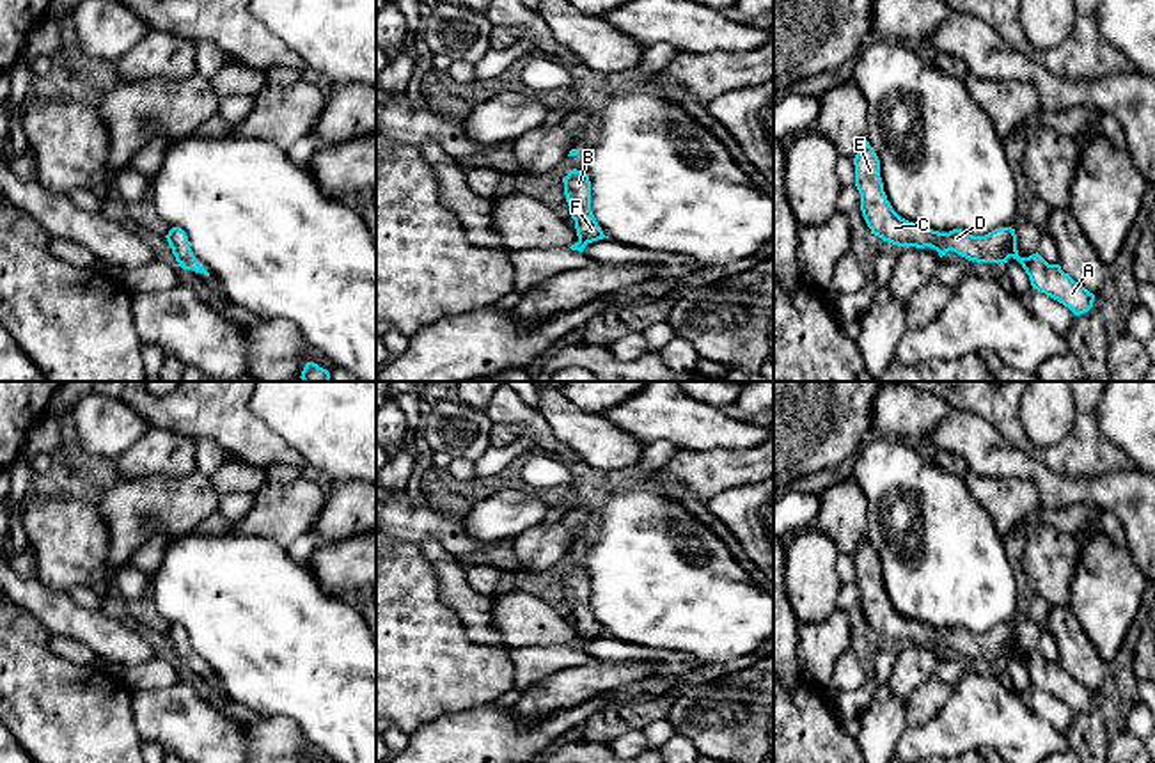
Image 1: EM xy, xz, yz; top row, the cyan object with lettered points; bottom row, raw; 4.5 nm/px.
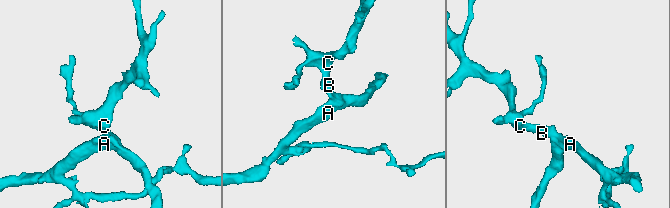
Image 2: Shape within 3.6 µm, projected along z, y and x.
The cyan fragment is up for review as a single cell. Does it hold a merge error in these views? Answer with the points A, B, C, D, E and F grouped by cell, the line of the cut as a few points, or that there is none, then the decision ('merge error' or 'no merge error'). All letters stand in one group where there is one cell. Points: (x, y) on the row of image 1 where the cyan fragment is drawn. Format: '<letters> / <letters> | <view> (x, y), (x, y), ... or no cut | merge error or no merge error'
A B C D E F | no cut | no merge error

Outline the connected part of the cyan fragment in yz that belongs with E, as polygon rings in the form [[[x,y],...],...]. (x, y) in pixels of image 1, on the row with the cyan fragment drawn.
[[[866,140],[855,158],[855,186],[860,193],[860,211],[871,234],[898,247],[930,247],[946,256],[949,250],[976,263],[1008,263],[1017,259],[1029,275],[1033,289],[1045,293],[1068,307],[1075,316],[1093,307],[1095,295],[1077,284],[1059,264],[1049,264],[1038,252],[1020,257],[1017,234],[1011,227],[999,227],[985,236],[972,236],[962,229],[939,232],[901,218],[887,201],[880,177],[880,160]]]

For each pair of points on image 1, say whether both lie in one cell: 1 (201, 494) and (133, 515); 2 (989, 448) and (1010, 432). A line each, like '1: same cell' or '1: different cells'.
1: same cell
2: different cells

